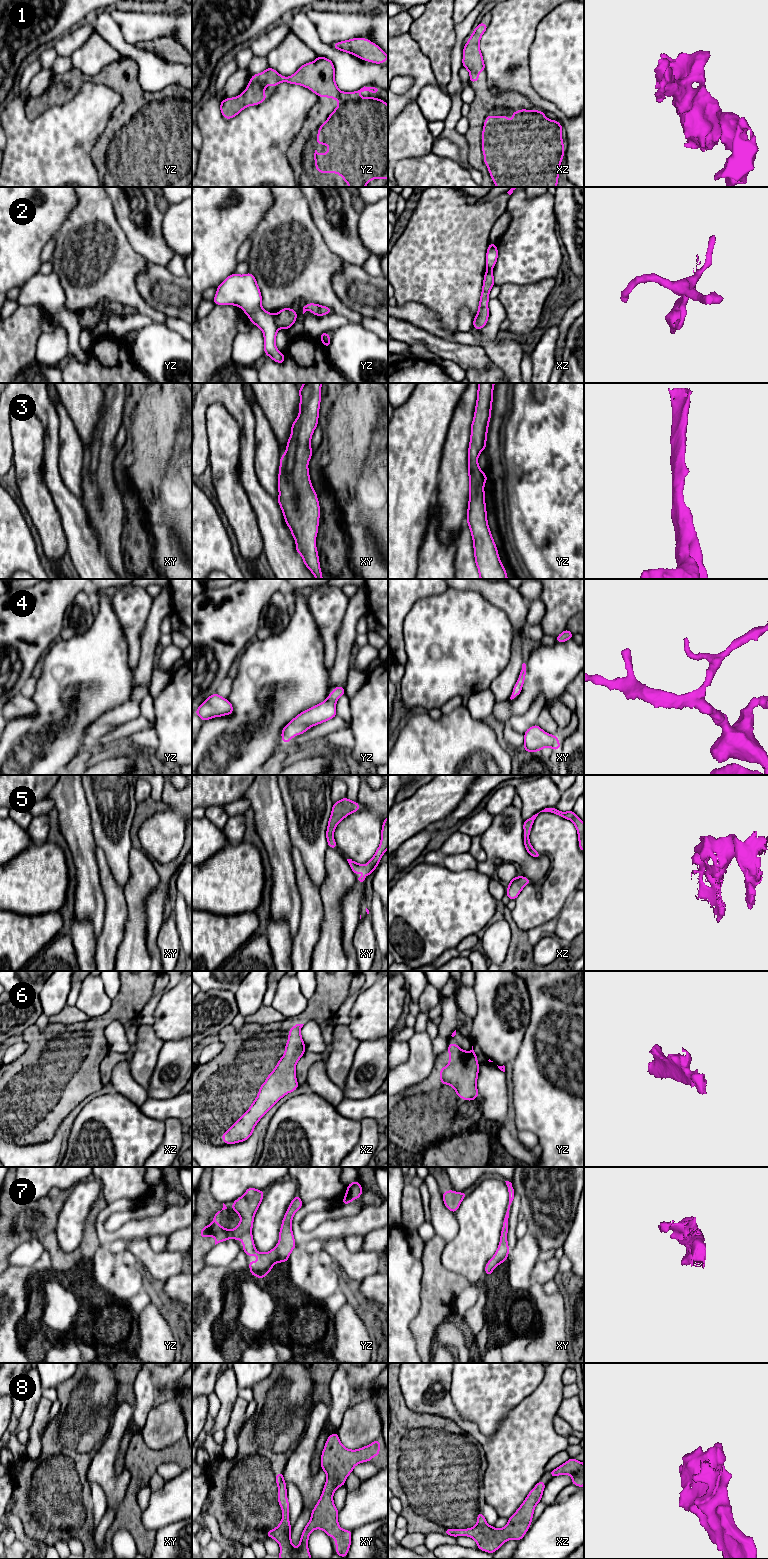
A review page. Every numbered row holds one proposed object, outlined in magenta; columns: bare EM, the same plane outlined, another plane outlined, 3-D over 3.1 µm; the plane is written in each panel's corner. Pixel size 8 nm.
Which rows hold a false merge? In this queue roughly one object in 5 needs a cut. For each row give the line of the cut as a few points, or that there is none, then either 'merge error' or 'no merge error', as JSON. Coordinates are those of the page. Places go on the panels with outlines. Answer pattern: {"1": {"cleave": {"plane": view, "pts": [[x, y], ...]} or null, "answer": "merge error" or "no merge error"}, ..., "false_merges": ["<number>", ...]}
{"1": {"cleave": null, "answer": "no merge error"}, "2": {"cleave": {"plane": "yz", "pts": [[274, 315], [278, 327]]}, "answer": "merge error"}, "3": {"cleave": null, "answer": "no merge error"}, "4": {"cleave": null, "answer": "no merge error"}, "5": {"cleave": null, "answer": "no merge error"}, "6": {"cleave": null, "answer": "no merge error"}, "7": {"cleave": null, "answer": "no merge error"}, "8": {"cleave": null, "answer": "no merge error"}, "false_merges": ["2"]}

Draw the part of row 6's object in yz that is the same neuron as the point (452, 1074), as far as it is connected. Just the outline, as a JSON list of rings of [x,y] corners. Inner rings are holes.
[[[450,1043],[446,1051],[449,1052],[449,1064],[440,1069],[440,1083],[452,1086],[463,1100],[477,1099],[479,1064],[473,1046],[468,1052]]]

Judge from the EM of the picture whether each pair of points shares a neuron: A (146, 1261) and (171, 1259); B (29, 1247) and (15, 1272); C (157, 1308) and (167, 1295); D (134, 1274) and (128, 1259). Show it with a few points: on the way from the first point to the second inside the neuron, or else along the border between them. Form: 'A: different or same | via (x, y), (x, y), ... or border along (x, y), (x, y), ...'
A: same | via (152, 1261), (165, 1261)
B: different | border along (41, 1256), (30, 1265), (10, 1266)
C: different | border along (158, 1301), (163, 1307)
D: different | border along (121, 1260), (128, 1265), (137, 1265)

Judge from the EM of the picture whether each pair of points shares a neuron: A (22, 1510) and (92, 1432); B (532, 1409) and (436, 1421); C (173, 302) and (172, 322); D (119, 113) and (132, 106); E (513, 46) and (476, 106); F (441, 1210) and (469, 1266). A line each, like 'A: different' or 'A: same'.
A: same
B: different
C: different
D: same
E: different
F: different

